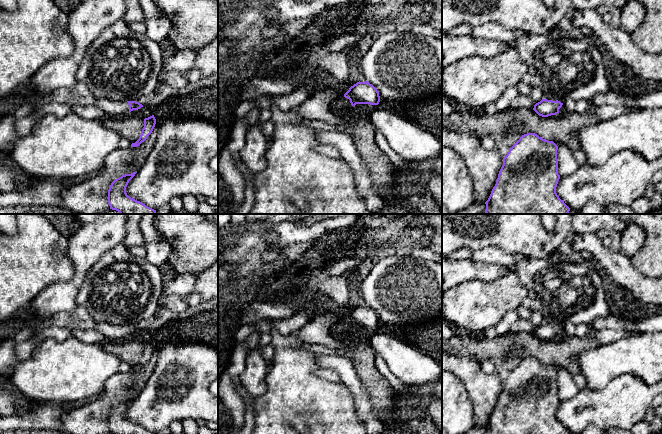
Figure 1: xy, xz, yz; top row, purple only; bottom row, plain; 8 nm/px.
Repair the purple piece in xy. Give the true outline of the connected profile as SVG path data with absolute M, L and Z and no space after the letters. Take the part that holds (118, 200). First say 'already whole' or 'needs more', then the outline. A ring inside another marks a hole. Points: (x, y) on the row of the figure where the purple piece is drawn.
already whole; M136 173L122 175L111 183L107 197L110 209L120 214L156 214L156 210L131 198L126 193L126 187Z

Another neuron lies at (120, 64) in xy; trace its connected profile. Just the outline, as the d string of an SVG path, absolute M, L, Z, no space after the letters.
M121 19L105 29L91 43L76 77L78 81L85 83L97 98L139 102L158 88L158 77L163 63L159 43L152 41L144 33L134 32Z

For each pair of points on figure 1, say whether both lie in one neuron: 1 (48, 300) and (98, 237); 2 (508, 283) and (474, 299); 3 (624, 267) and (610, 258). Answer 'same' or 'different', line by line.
1: same
2: same
3: same

